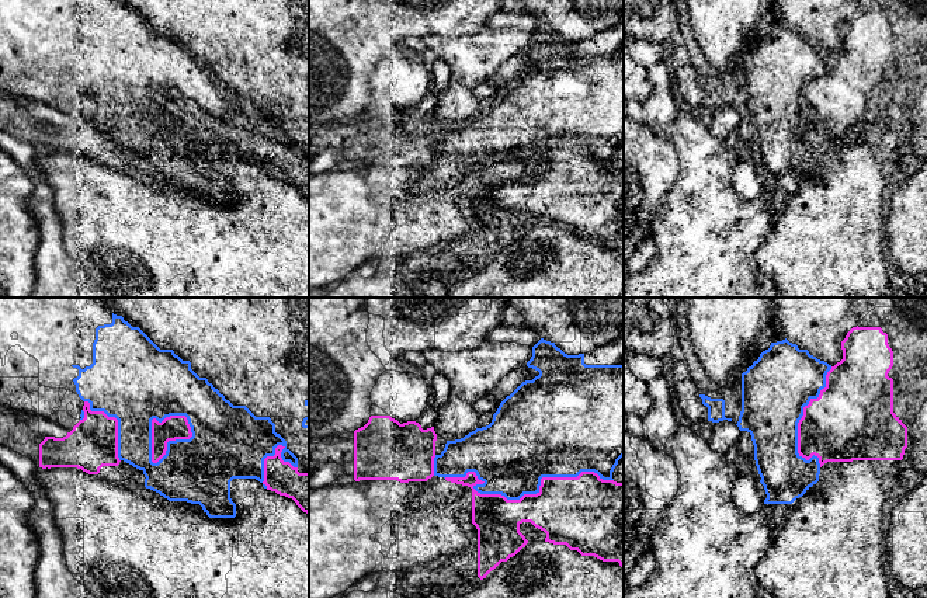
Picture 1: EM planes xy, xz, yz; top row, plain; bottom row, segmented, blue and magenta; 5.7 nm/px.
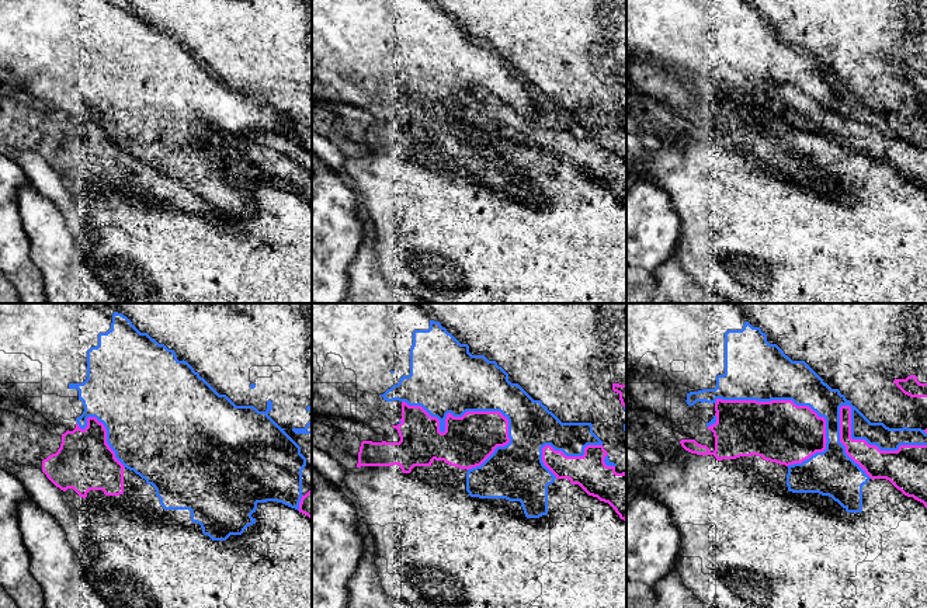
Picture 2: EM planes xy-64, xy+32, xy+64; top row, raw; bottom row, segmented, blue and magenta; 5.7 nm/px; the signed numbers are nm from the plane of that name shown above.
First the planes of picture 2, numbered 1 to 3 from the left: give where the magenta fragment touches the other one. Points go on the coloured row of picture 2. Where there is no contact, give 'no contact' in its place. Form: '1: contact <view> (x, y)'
1: contact xy-64 (106, 428)
2: contact xy+32 (455, 416)
3: contact xy+64 (868, 443)

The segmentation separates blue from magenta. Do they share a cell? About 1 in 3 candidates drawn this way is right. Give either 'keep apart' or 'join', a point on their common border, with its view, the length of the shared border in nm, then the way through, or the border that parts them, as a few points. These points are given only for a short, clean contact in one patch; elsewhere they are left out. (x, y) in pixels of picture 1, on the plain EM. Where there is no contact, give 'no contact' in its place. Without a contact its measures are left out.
keep apart | xz (524, 178) | 950 nm

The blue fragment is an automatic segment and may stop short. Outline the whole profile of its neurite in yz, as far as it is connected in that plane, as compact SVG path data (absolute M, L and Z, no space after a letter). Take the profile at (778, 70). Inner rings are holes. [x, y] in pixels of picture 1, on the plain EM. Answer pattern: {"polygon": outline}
{"polygon": "M785 24L771 28L742 59L742 97L736 111L751 121L760 168L767 180L764 190L792 190L819 167L819 143L813 140L806 146L798 139L798 108L803 93L826 73L830 55L831 51Z"}

